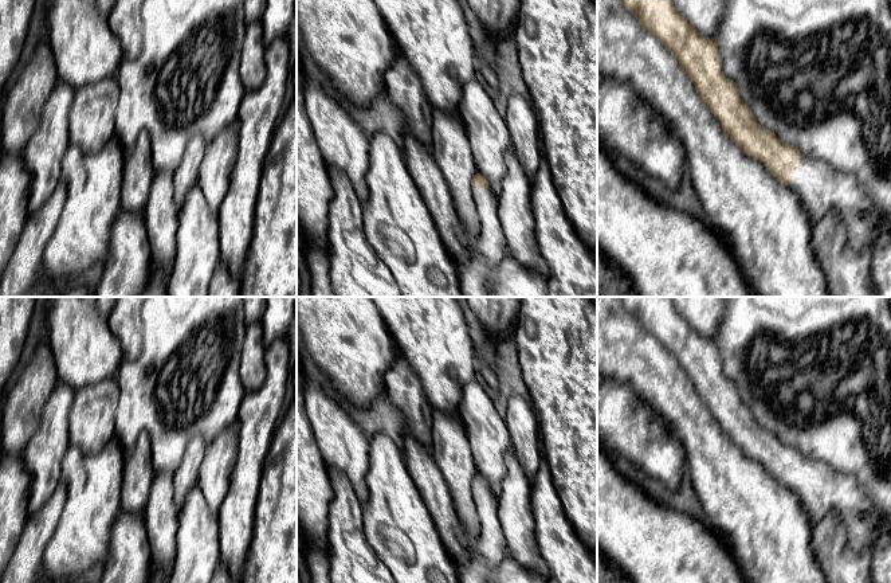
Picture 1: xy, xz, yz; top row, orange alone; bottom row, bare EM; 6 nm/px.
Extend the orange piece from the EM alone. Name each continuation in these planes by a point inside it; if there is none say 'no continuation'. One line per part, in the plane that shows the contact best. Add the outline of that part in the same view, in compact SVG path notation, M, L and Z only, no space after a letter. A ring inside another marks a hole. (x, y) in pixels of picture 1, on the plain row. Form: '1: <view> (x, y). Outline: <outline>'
1: yz (820, 489). Outline: M798 453L798 465L788 488L796 493L813 521L833 510L847 532L848 547L870 552L871 544L882 535L891 533L891 516L883 513L853 476L832 470L825 462Z

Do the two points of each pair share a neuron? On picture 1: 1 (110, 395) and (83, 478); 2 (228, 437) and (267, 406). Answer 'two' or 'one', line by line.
1: two
2: two

